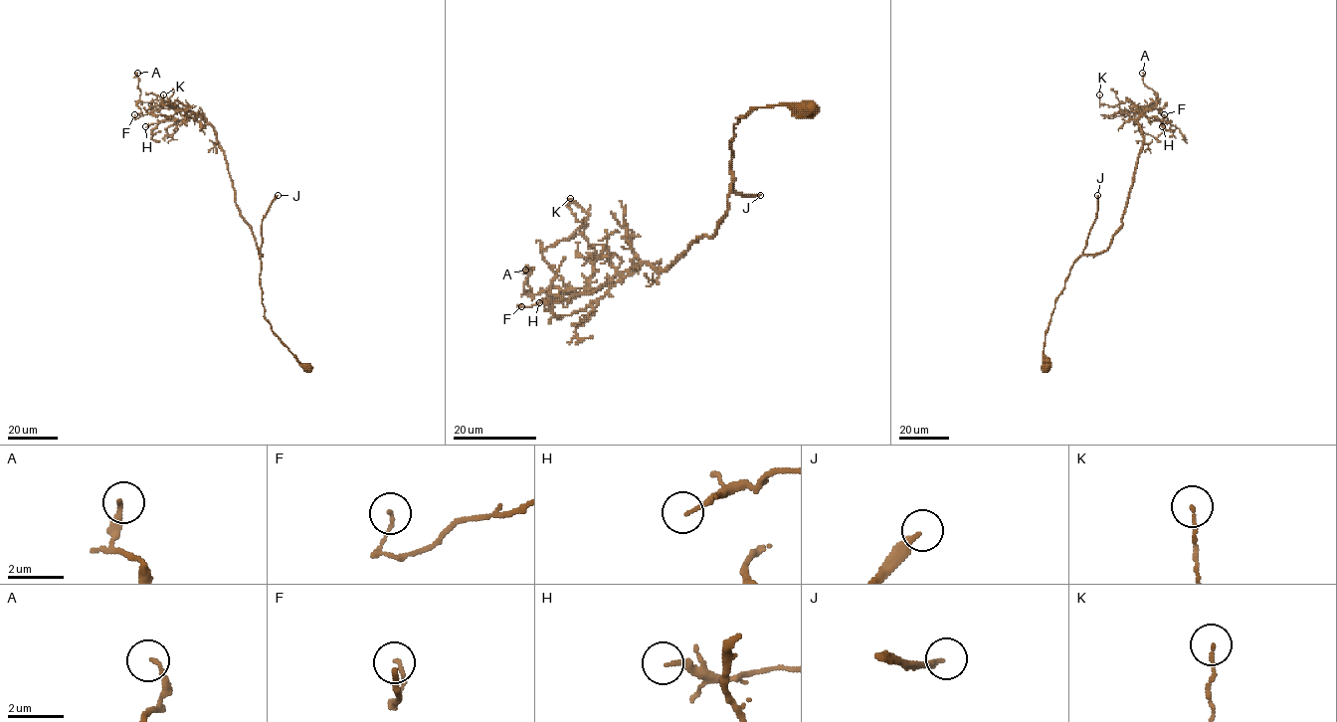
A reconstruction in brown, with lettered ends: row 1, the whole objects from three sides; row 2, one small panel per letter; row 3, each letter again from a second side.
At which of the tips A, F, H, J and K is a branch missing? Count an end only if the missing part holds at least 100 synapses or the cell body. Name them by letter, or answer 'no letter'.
J

